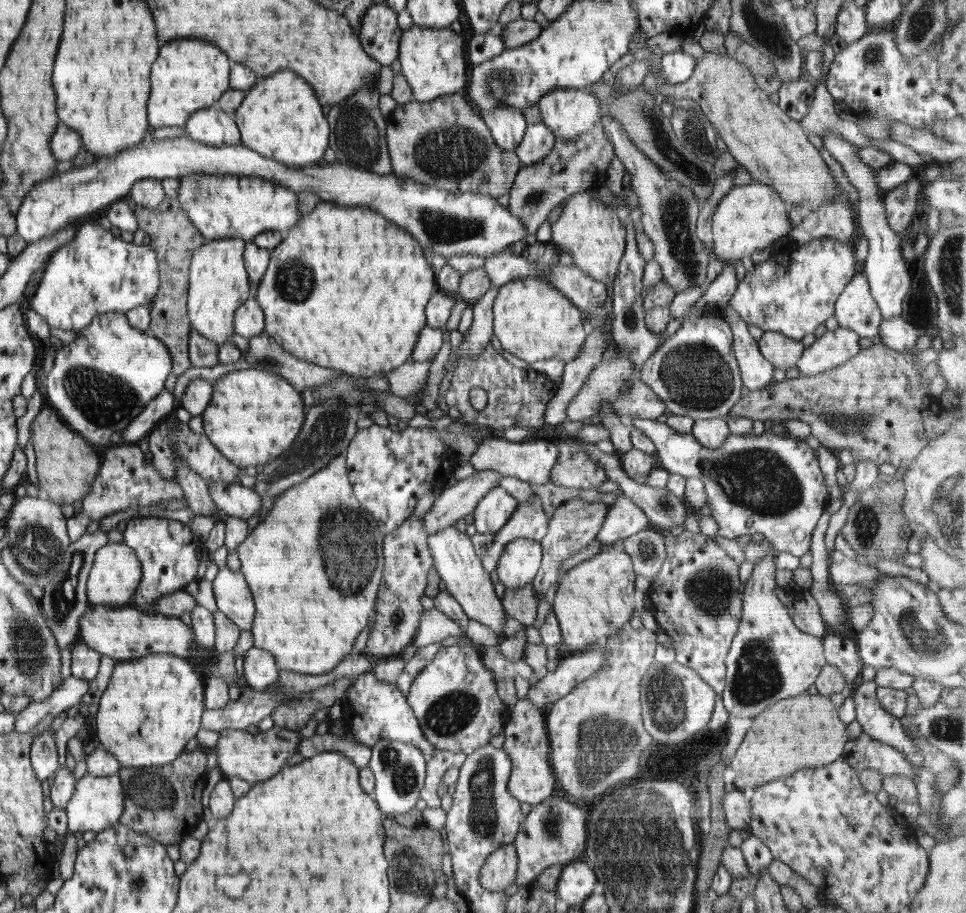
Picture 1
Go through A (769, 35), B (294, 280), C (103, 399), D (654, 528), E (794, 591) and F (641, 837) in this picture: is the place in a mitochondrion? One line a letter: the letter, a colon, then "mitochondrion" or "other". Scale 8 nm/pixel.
A: mitochondrion
B: mitochondrion
C: mitochondrion
D: other
E: other
F: mitochondrion

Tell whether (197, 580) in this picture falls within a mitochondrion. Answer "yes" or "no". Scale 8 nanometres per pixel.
no

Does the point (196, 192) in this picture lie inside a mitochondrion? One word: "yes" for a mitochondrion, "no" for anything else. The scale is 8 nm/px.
yes

